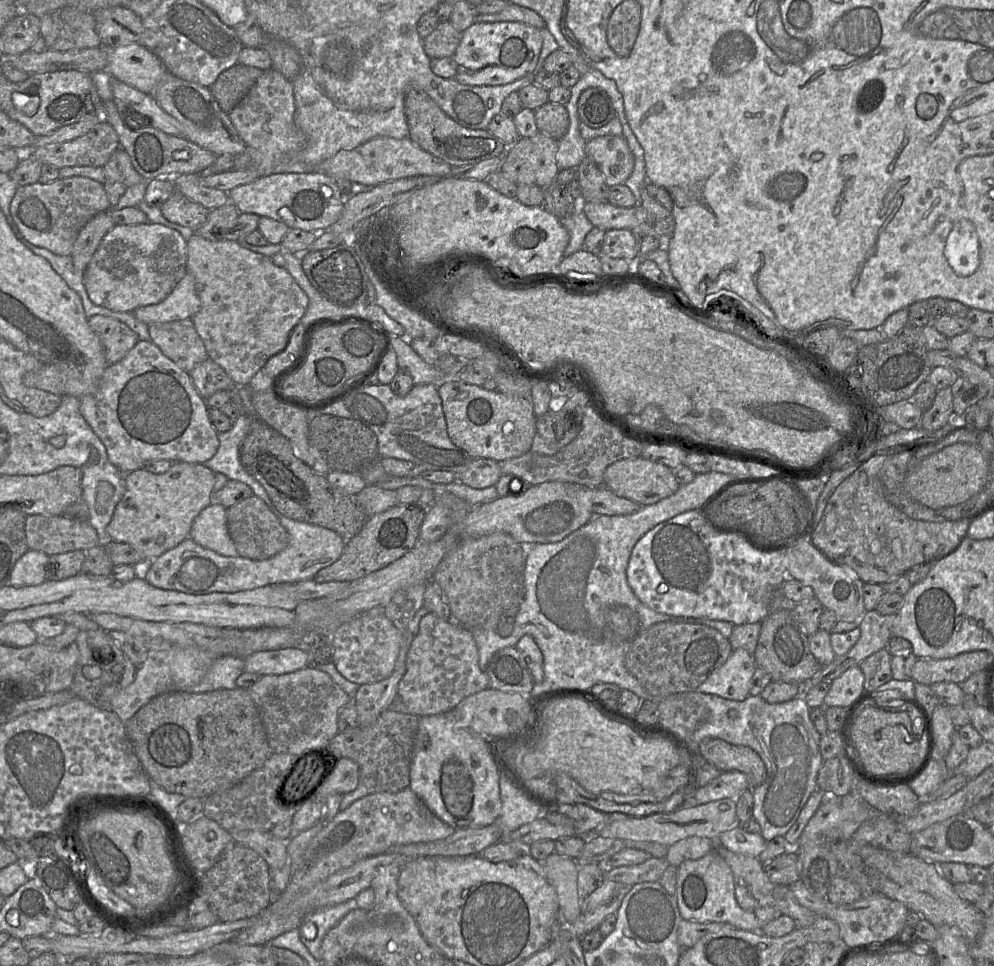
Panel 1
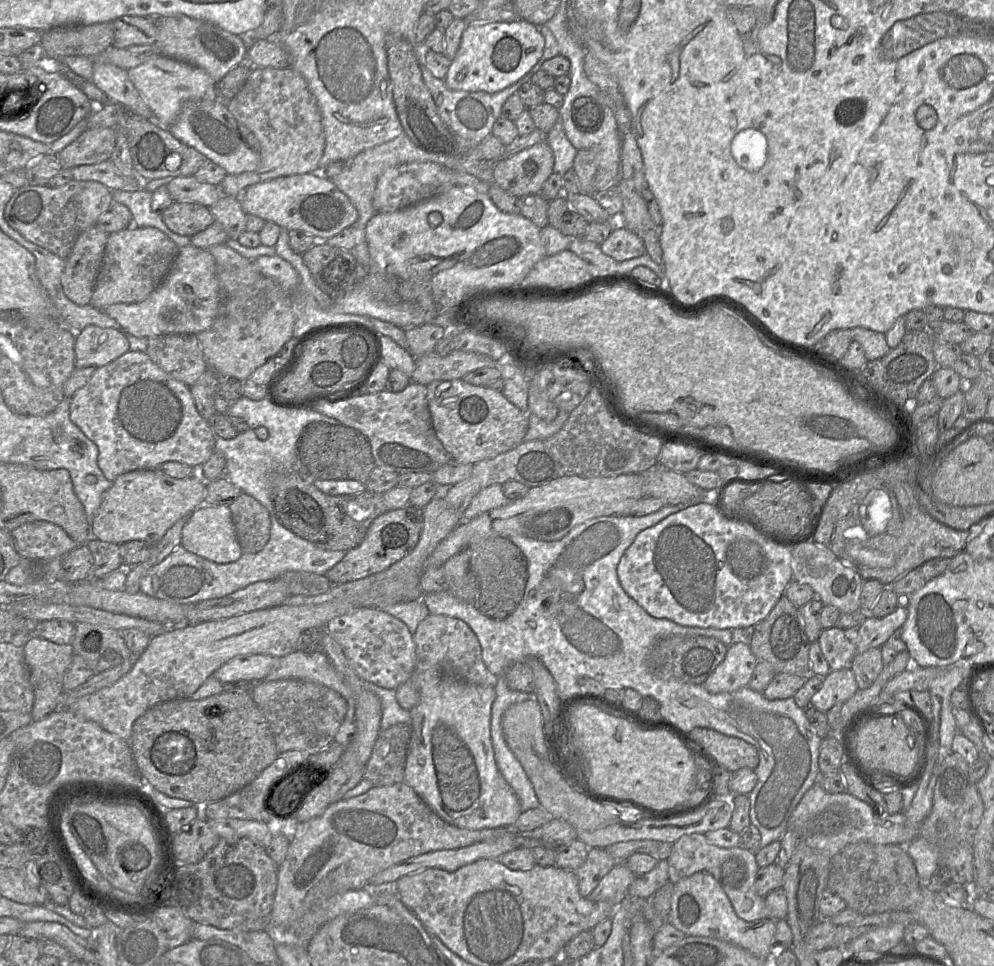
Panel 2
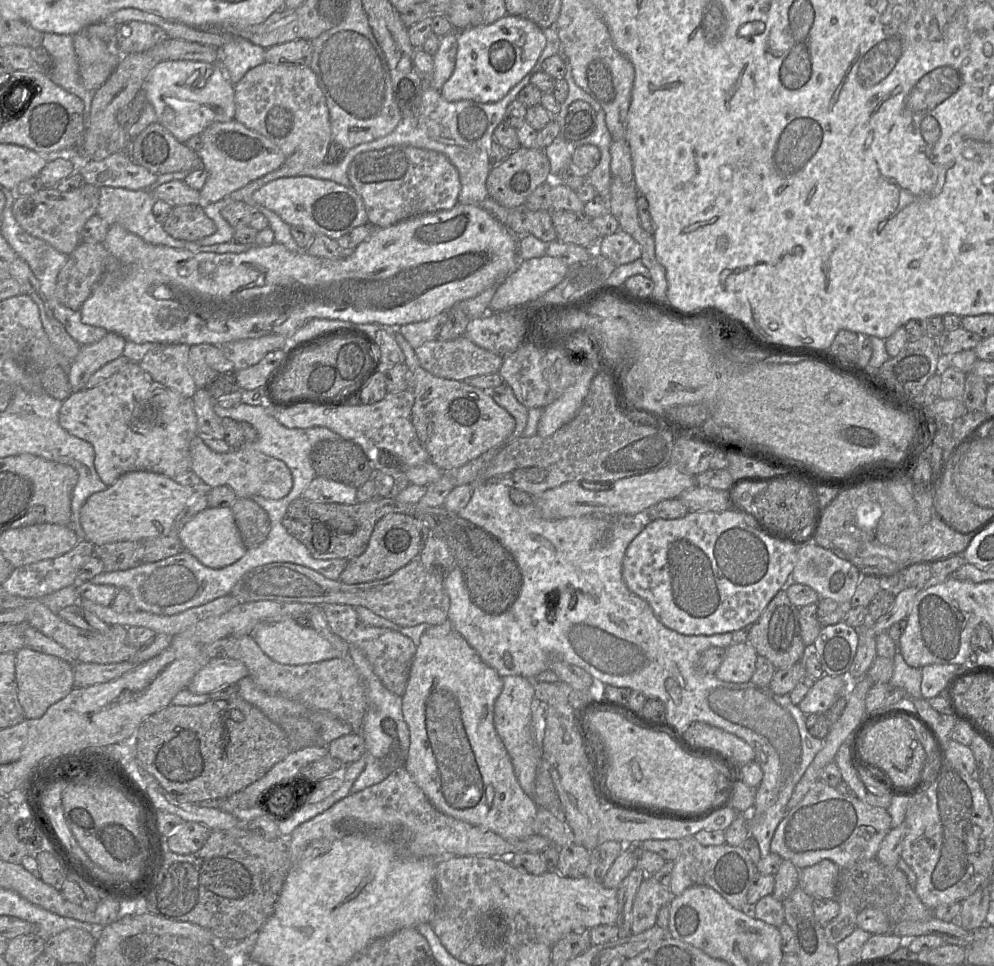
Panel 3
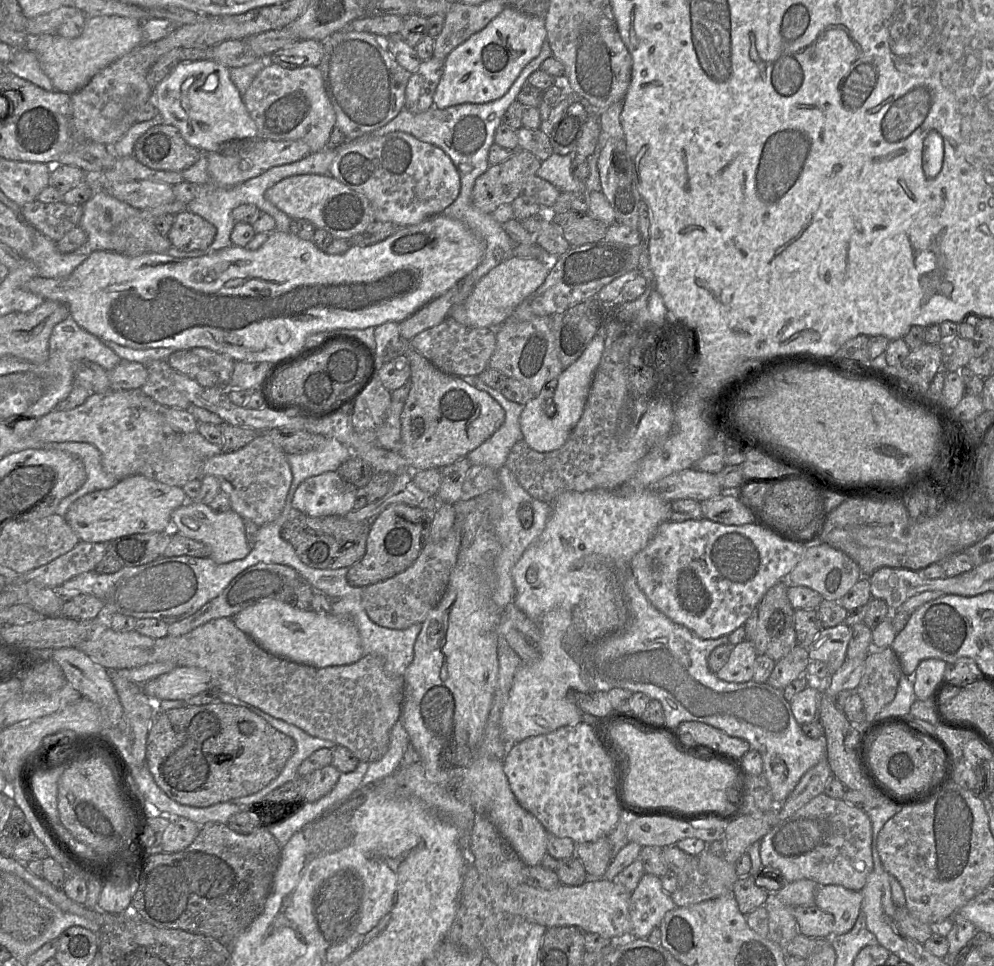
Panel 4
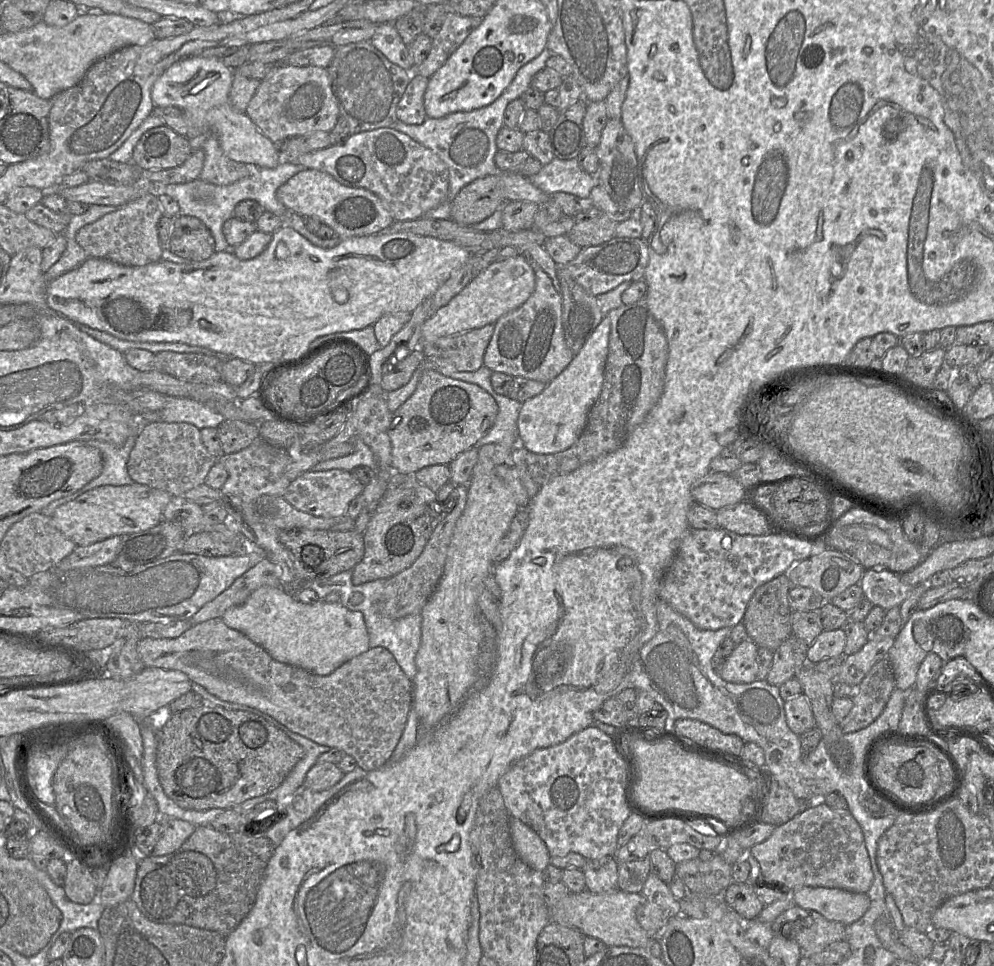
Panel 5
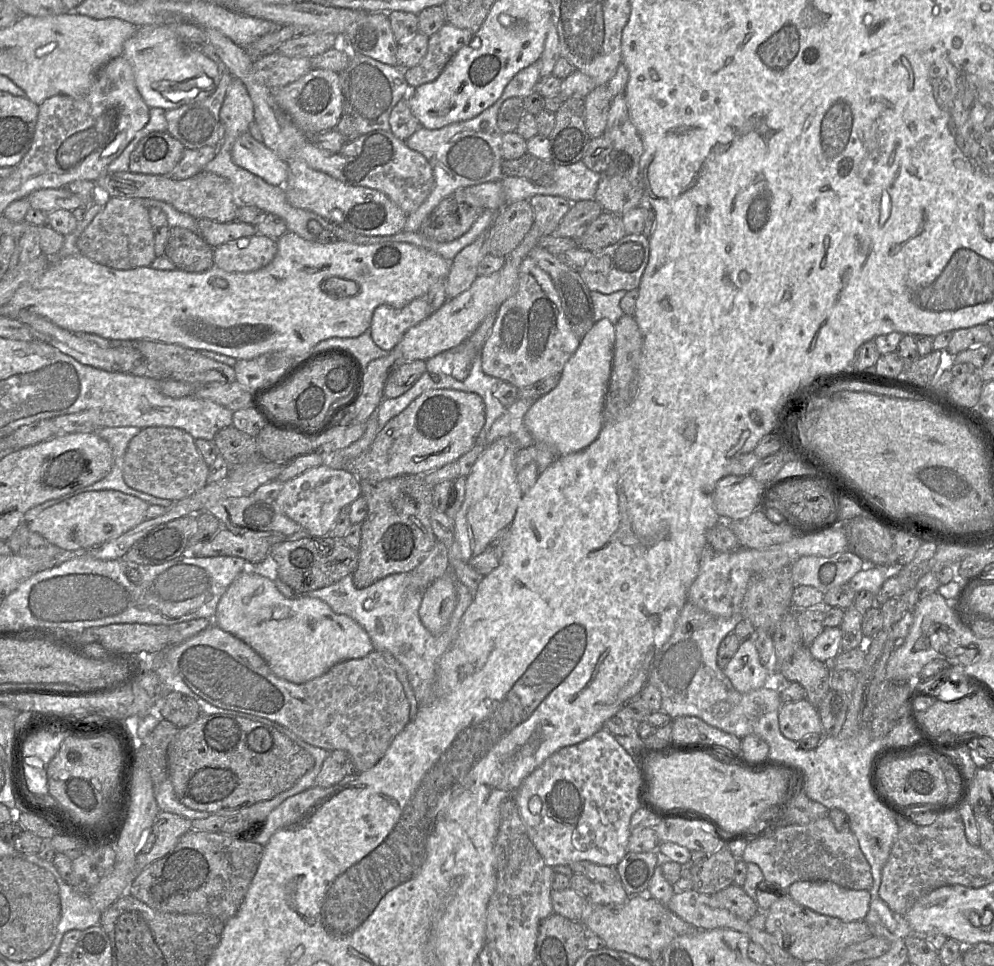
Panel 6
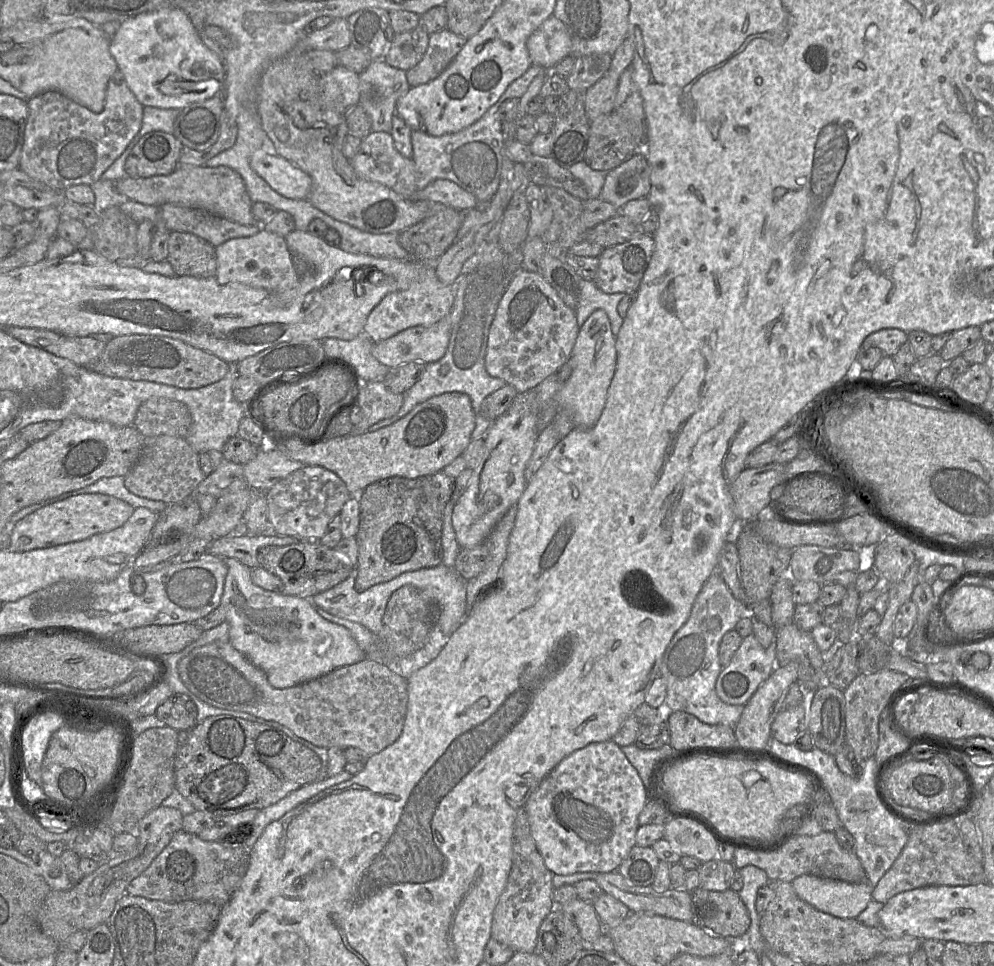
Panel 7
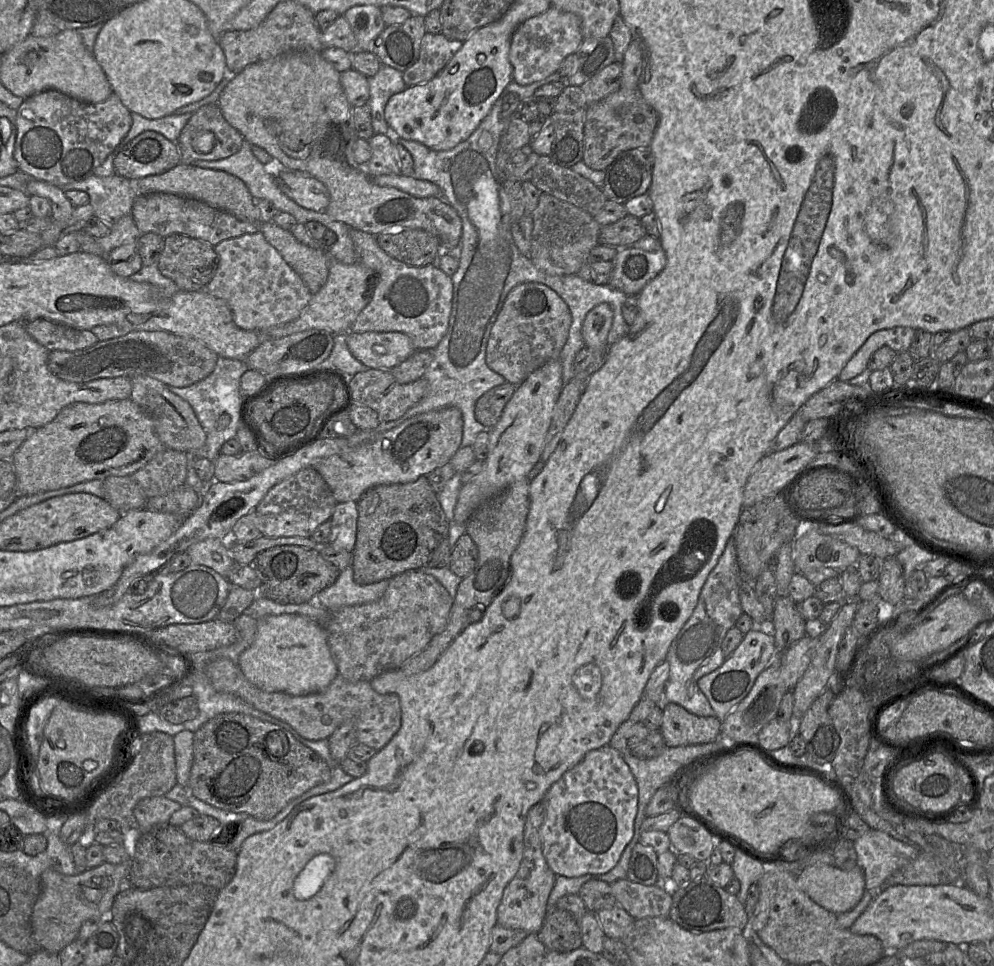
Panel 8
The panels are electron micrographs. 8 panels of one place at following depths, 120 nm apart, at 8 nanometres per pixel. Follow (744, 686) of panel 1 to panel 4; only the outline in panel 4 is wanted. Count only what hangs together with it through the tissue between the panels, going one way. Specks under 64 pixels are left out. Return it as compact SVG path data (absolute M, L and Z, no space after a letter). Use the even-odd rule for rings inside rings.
M744 640L732 647L726 664L716 672L719 679L726 682L745 683L753 679L755 660L758 655L754 645Z

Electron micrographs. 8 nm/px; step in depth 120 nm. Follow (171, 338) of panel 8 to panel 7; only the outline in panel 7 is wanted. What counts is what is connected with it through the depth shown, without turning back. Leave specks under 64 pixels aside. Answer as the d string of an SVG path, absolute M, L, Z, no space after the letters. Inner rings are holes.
M133 334L116 336L106 342L101 355L89 369L113 378L144 380L182 389L196 389L223 379L229 370L229 364L179 339Z

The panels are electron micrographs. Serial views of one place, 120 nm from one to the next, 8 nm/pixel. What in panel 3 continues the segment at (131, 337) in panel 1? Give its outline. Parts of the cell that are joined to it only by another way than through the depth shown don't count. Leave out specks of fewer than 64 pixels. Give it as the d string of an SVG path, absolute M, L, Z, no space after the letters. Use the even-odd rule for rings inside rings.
M108 332L96 343L81 346L70 366L69 383L72 391L83 389L93 373L121 357L125 346L126 340L112 332Z

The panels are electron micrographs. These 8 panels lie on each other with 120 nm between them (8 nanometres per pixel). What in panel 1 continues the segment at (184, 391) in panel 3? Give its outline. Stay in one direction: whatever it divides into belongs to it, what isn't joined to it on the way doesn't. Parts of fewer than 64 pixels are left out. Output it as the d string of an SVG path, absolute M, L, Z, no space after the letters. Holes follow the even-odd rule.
M191 319L148 324L148 330L150 341L187 373L208 358L204 343Z

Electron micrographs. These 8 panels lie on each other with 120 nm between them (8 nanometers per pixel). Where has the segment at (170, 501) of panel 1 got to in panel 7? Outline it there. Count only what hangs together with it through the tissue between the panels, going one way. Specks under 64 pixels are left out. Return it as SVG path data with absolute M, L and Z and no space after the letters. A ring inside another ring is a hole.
M101 493L71 496L46 505L17 521L10 531L9 550L25 552L80 541L122 526L135 508L118 498Z

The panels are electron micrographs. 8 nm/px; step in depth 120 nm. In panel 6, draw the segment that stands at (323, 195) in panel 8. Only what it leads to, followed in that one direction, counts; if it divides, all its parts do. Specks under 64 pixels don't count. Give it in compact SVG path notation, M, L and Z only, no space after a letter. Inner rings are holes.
M250 132L241 134L232 148L232 159L238 166L259 176L273 186L283 186L289 177L289 166Z

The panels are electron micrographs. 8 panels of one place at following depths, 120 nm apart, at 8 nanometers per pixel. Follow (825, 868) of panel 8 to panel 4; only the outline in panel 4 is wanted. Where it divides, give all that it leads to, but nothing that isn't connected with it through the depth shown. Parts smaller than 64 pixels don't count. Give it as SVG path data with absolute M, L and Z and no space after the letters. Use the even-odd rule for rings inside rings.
M838 885L818 886L814 905L834 916L833 936L848 933L861 911L863 894Z

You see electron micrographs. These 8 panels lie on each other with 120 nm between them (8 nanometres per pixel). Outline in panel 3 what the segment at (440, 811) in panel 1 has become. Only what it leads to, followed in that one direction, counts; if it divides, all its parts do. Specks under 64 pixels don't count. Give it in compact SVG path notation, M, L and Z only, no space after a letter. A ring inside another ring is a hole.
M452 629L449 634L442 637L430 636L423 632L419 644L416 646L416 652L411 664L405 693L402 695L403 717L410 732L410 746L405 768L422 789L429 801L439 811L483 829L489 829L504 838L523 839L535 834L534 821L537 814L537 805L521 788L515 775L511 758L495 728L494 705L503 689L502 678L503 677L501 677L495 669L487 665L480 658L474 648L456 630Z

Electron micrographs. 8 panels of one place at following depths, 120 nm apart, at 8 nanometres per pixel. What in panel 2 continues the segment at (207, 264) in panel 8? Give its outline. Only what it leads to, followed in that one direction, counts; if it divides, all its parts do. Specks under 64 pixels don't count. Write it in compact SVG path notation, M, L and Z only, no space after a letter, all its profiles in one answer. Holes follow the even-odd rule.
M174 201L161 216L169 230L188 237L206 230L214 222L210 209L194 202Z

